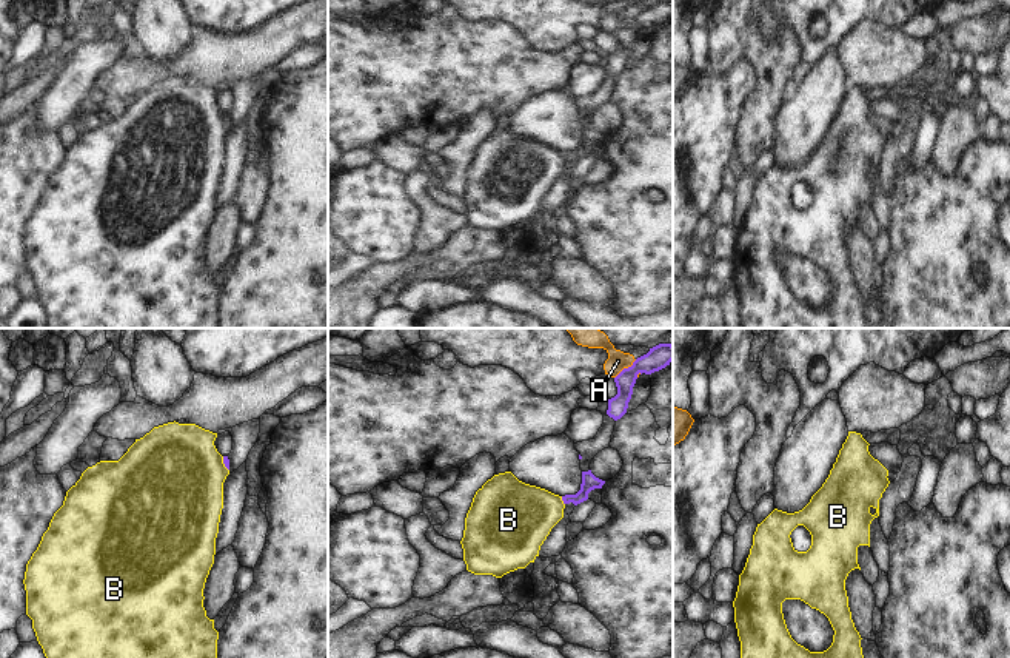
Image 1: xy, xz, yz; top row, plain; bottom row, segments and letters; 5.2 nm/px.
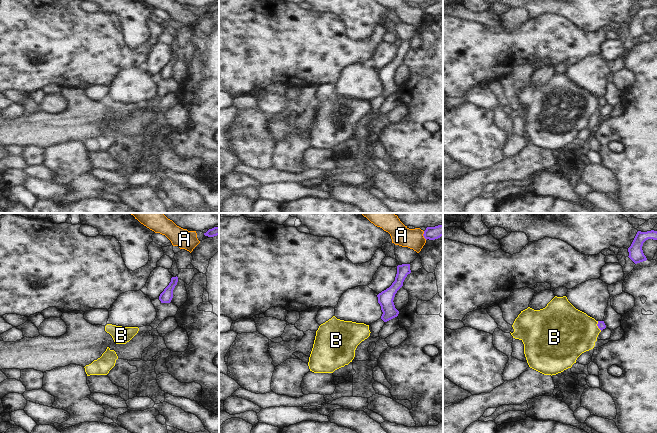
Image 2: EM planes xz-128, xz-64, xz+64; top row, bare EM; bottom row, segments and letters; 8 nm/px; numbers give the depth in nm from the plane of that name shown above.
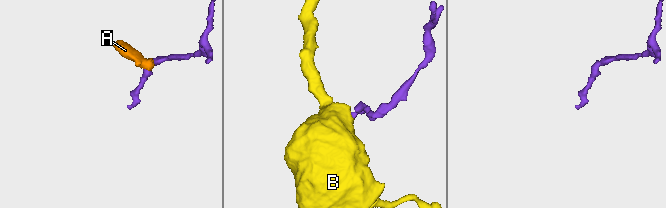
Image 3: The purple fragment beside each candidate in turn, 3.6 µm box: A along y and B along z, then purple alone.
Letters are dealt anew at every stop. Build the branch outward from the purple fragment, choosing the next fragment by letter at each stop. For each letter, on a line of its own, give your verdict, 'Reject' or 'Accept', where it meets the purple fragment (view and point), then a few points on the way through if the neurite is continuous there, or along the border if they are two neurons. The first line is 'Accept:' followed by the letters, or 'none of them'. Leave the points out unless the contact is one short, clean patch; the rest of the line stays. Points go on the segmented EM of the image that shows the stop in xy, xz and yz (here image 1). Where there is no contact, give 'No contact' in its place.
Accept: none of them
A: Reject. Touches purple at xz (625, 369). Boundary: xz (636, 359), (615, 378)
B: Reject. Touches purple at xz (562, 500). Boundary: xz (561, 496), (564, 504)

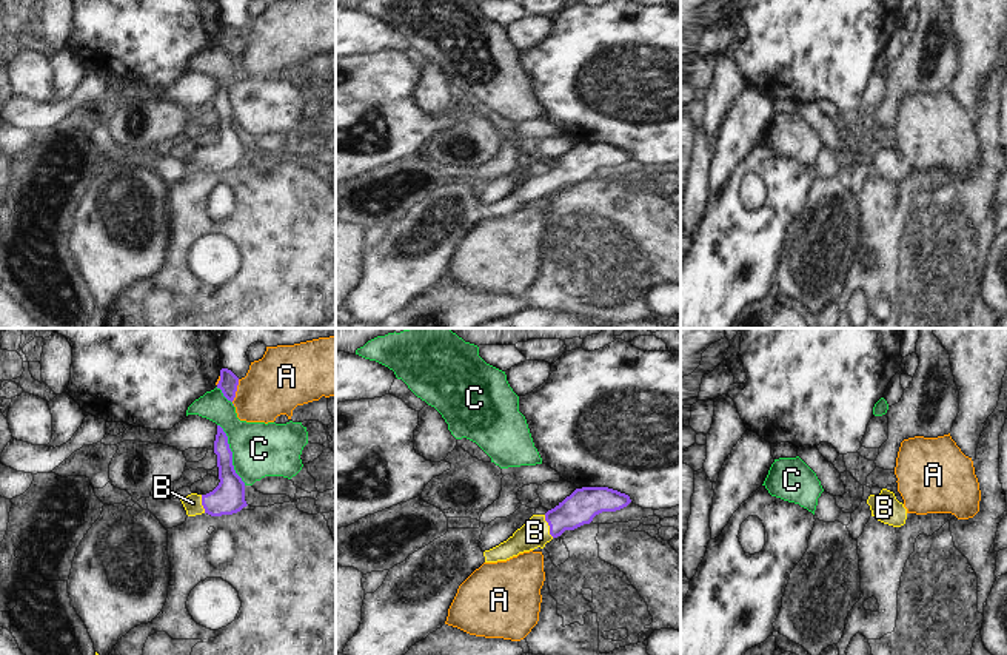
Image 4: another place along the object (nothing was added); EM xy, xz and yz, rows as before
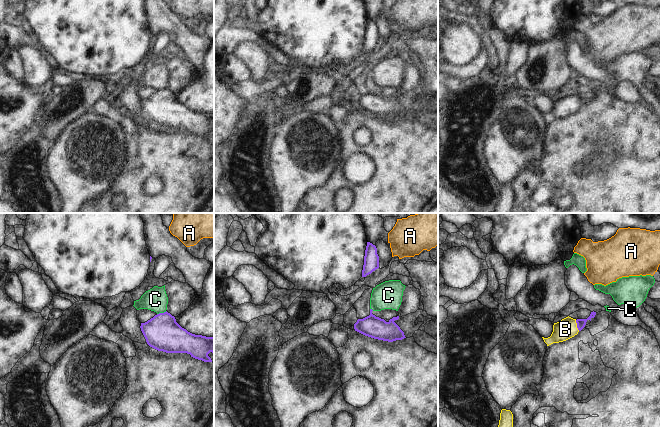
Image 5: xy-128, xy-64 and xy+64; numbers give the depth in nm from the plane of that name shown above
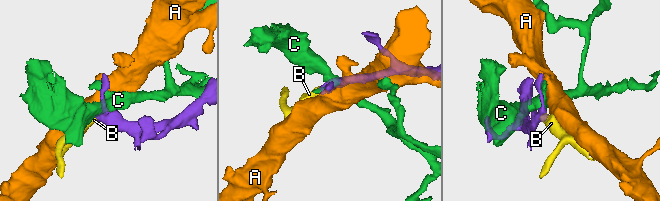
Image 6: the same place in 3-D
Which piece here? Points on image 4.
Accept: B
A: Reject. Touches purple at xy (236, 390). Boundary: xy (239, 379), (233, 404)
B: Accept. Touches purple at xz (548, 524). Path across: xz (578, 509), (548, 524), (535, 532)
C: Reject. Touches purple at xy (231, 455)

